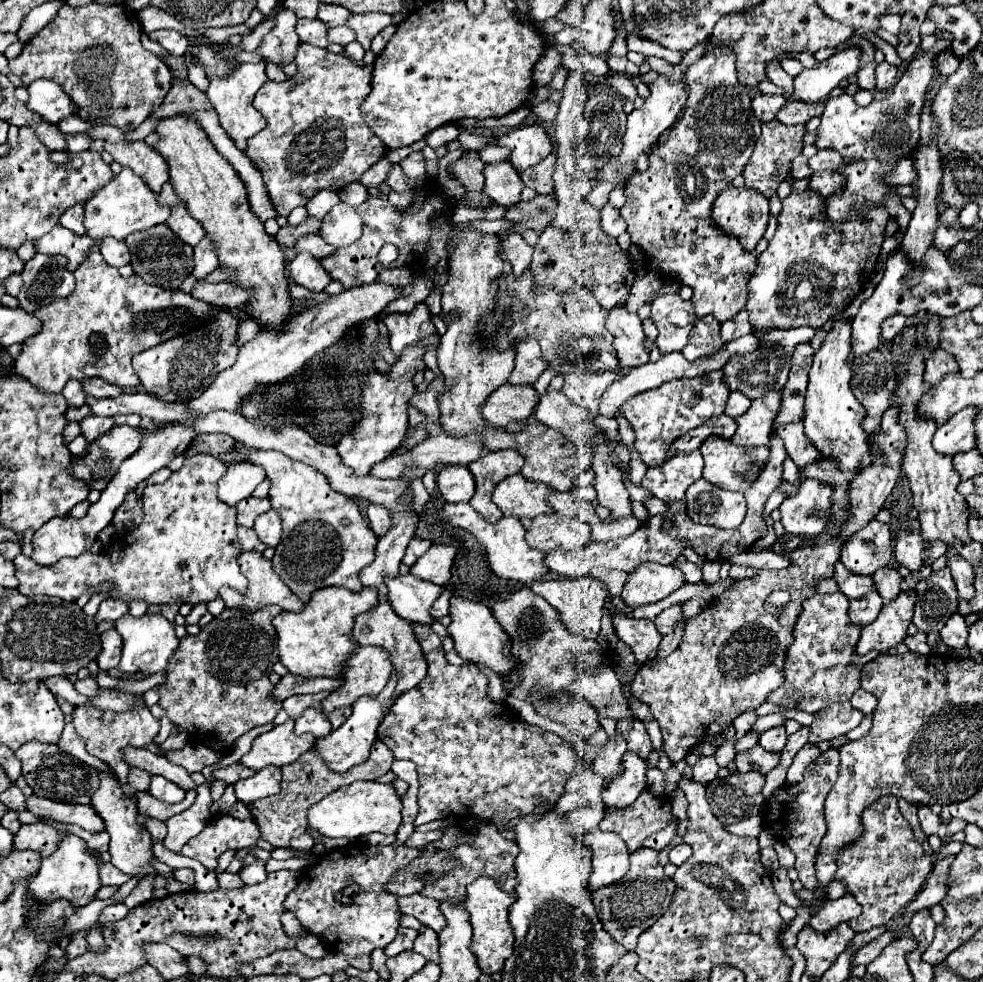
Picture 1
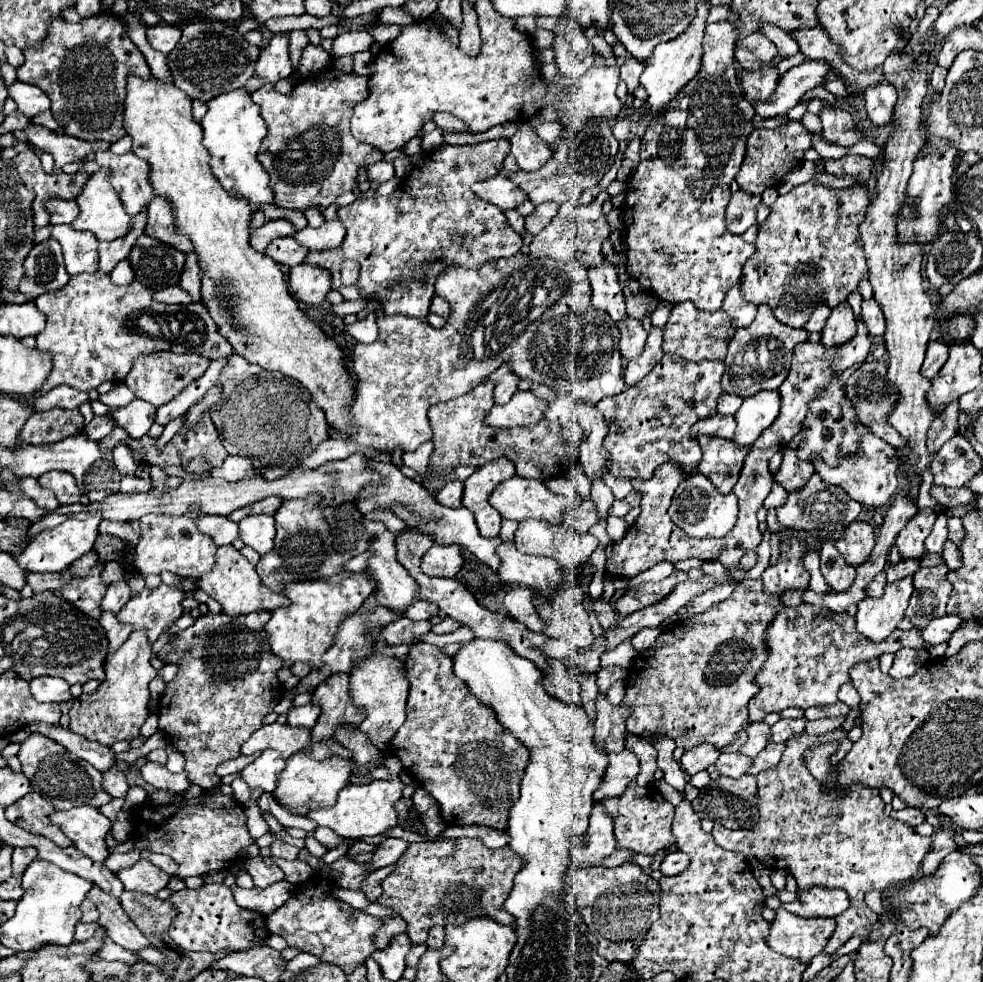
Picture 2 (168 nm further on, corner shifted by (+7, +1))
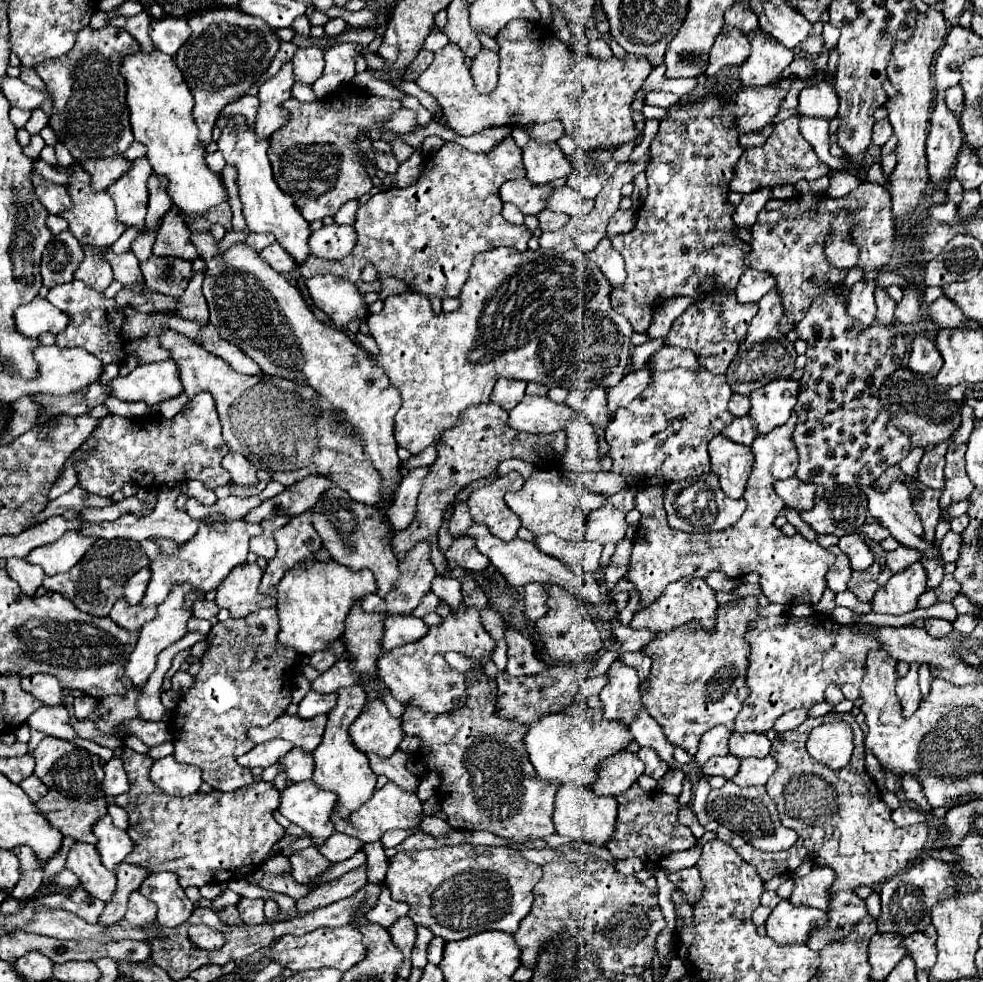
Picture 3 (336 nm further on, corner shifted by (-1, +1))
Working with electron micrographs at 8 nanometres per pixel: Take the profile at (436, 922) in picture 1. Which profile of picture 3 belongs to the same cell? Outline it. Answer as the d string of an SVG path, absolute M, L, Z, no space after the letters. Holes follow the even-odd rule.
M432 937L428 945L428 961L438 965L442 961L442 951L444 951L444 939L442 937Z

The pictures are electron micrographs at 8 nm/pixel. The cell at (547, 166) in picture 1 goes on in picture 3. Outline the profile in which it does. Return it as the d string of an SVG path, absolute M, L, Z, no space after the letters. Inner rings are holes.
M568 185L554 187L554 193L548 199L548 209L554 213L566 213L566 215L586 215L594 207L594 201L584 199L578 191L574 191Z

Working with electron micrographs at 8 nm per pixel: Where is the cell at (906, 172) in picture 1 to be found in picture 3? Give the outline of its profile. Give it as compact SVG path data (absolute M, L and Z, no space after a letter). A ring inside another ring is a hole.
M800 117L800 133L812 145L814 153L832 169L844 169L844 157L832 157L828 151L828 121L816 117Z

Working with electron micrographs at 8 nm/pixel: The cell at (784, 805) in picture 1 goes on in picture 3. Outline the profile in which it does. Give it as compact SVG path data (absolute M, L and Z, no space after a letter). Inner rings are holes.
M828 713L824 717L808 717L796 729L778 733L778 737L772 741L770 755L776 759L778 767L768 779L766 791L770 799L776 803L782 825L794 829L798 833L798 841L788 851L764 853L750 847L750 843L746 843L740 835L736 835L726 827L718 827L716 835L720 841L732 845L746 863L754 865L762 881L768 881L774 875L794 873L810 851L818 855L814 861L816 865L820 863L834 869L836 873L834 899L830 899L830 911L826 911L826 915L830 915L828 929L814 931L814 935L810 935L810 943L806 943L812 951L818 953L828 943L840 941L844 935L848 935L854 923L858 923L858 919L862 919L868 913L866 901L854 893L854 887L860 885L878 887L886 879L906 869L918 857L922 857L928 845L928 827L924 823L910 827L894 825L894 821L890 819L890 809L882 801L882 793L878 785L872 781L872 777L866 771L864 733L858 727L852 713ZM832 719L844 719L846 723L852 725L854 745L856 745L852 755L856 761L848 763L838 771L820 765L806 751L806 739L810 731L816 725Z

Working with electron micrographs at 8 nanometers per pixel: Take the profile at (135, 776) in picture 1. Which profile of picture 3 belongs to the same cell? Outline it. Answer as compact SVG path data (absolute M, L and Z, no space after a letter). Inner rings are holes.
M118 757L110 759L104 765L104 779L102 779L102 791L106 795L120 795L124 791L128 791L128 779L122 767L122 761Z

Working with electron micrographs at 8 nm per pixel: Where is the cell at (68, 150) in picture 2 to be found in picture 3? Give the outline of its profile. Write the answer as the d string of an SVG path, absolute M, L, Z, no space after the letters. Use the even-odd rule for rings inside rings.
M112 155L106 159L86 159L82 161L82 167L92 175L92 189L106 191L114 179L120 179L130 171L130 161L124 155Z

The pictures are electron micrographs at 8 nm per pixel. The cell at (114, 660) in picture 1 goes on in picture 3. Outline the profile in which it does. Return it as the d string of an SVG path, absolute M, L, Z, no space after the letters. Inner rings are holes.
M120 599L112 611L110 617L128 631L138 631L146 621L152 621L156 617L156 607L138 607L126 603L126 599Z

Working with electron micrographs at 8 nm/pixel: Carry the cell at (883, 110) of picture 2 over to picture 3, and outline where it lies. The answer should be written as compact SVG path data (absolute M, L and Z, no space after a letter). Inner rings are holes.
M888 119L876 121L874 133L872 133L872 143L878 145L878 147L882 147L882 145L890 139L890 135L892 135L892 125L890 125L890 121L888 121Z

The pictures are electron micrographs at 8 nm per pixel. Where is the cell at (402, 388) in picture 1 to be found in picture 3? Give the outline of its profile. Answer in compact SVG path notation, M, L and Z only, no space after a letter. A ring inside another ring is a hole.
M496 247L492 251L478 253L474 257L474 263L470 267L470 279L464 283L464 289L460 293L462 307L458 311L436 315L432 311L430 299L414 295L414 291L384 299L384 309L378 315L368 317L368 327L370 327L370 333L380 347L380 355L374 357L374 363L382 365L386 369L386 375L390 377L392 385L402 393L404 403L402 403L402 409L396 415L396 431L394 431L398 445L406 447L412 455L422 453L428 445L432 445L436 439L442 437L442 431L460 423L462 411L466 411L468 407L478 405L478 403L488 403L492 387L494 387L496 379L501 377L526 382L535 381L546 385L546 387L562 387L562 389L568 389L568 391L570 389L592 389L592 387L598 387L598 385L602 385L602 387L616 385L626 373L626 363L630 365L630 349L632 349L630 347L630 333L632 333L632 327L630 327L630 323L624 315L620 315L612 309L610 291L612 291L612 287L610 287L608 279L602 275L602 271L598 271L598 265L590 263L590 259L586 259L586 255L580 253L578 249L566 251L566 253L554 251L554 255L552 255L550 249L514 251L510 247Z

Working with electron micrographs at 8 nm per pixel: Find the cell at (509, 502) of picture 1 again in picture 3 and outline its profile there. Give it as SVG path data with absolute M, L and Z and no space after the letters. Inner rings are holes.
M536 469L524 487L516 493L506 493L506 505L522 519L522 527L530 529L536 537L544 533L554 533L566 541L586 539L586 519L590 511L606 505L606 497L592 493L588 487L566 479L558 469L540 471Z

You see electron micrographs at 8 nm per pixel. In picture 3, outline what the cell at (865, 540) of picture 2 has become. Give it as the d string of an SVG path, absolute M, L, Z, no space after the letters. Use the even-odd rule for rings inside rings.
M852 533L852 535L844 535L838 543L838 547L850 557L850 567L854 571L864 571L866 567L870 567L874 563L874 555L870 551L870 547L860 539L860 535Z

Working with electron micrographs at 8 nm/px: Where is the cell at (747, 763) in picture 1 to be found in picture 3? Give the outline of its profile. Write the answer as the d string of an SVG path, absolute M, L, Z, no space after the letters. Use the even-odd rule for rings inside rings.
M734 755L714 757L706 765L702 765L702 773L704 775L720 775L720 777L732 779L738 773L738 765L740 765L740 759L734 757Z

